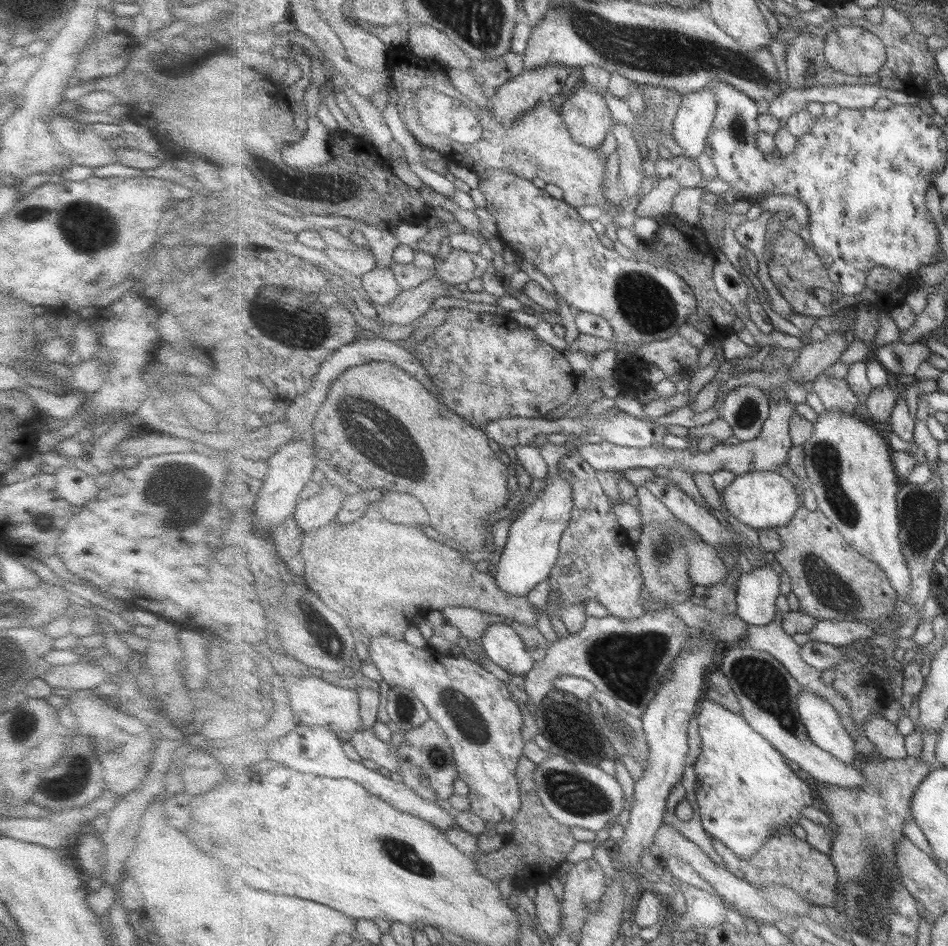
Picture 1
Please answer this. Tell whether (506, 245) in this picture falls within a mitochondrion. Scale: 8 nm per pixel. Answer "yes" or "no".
no

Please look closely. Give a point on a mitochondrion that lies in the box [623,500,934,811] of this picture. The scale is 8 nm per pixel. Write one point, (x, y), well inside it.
(762, 682)

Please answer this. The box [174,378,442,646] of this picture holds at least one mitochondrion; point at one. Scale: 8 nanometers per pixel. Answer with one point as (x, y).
(364, 416)

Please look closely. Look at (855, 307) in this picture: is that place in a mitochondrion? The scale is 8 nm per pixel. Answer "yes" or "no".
no

